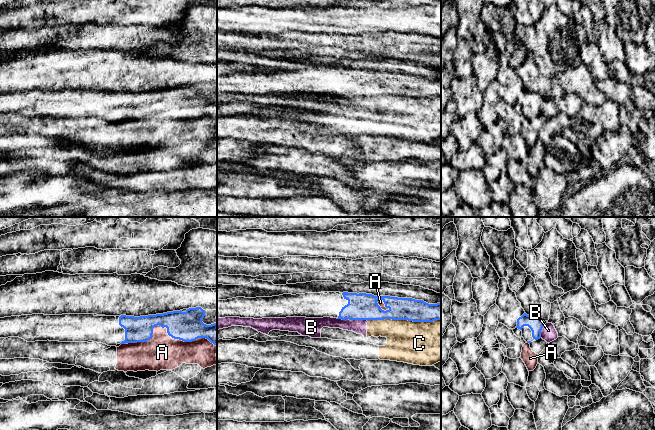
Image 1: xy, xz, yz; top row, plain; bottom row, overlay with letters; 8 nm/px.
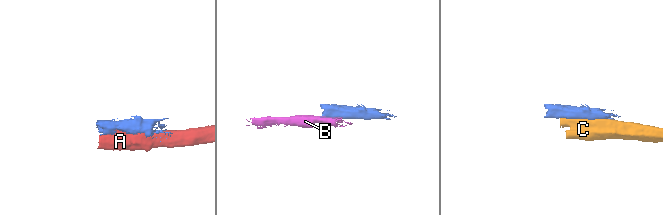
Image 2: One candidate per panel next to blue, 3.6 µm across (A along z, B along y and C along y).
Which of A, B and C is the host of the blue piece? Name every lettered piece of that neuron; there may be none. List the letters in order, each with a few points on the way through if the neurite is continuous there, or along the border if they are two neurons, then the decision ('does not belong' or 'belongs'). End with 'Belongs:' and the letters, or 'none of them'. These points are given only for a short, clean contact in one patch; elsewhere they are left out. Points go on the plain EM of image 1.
A: does not belong
B: border along xz (336, 94), (365, 95), (367, 97); does not belong
C: does not belong
Belongs: none of them

